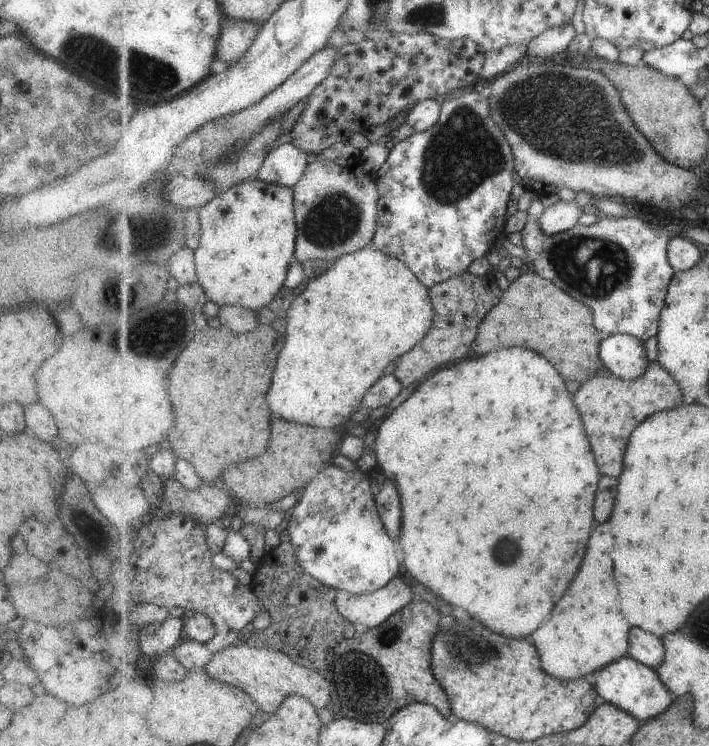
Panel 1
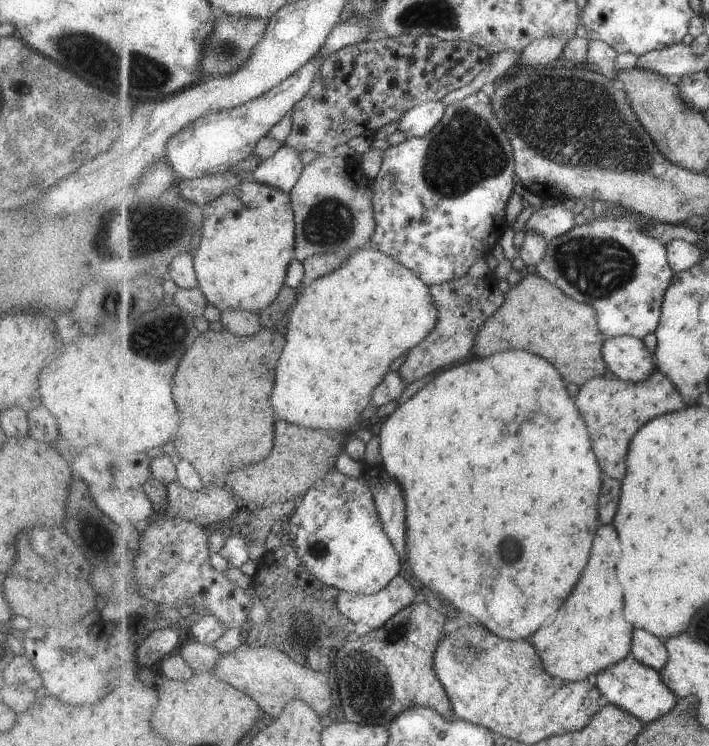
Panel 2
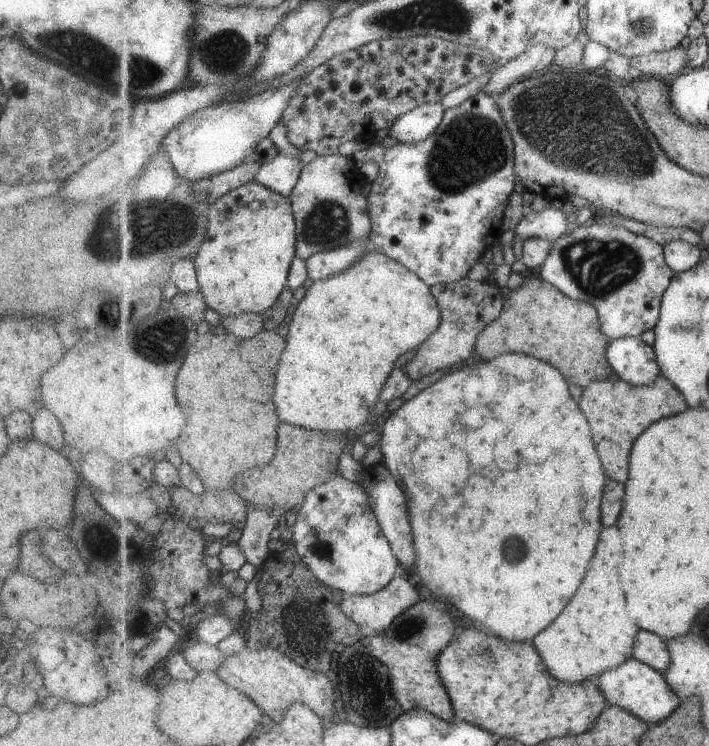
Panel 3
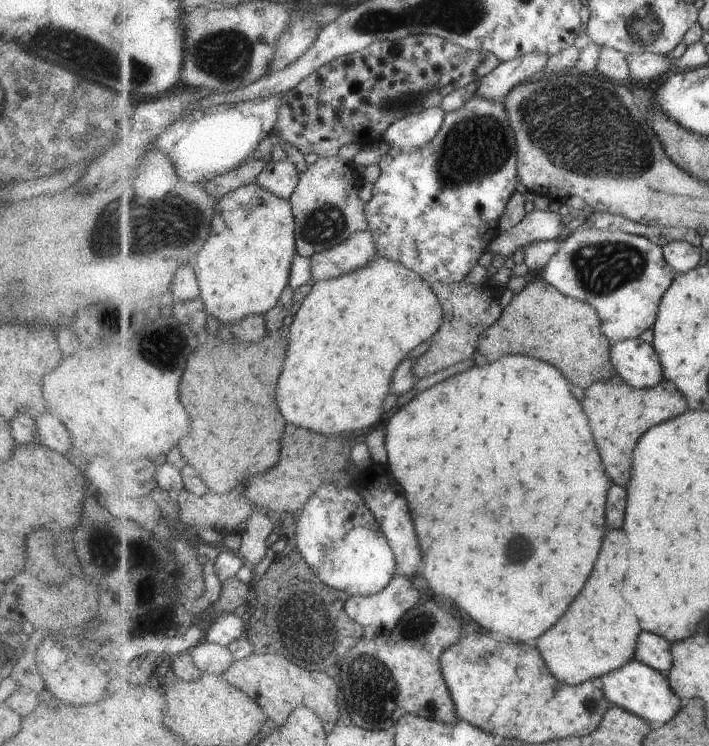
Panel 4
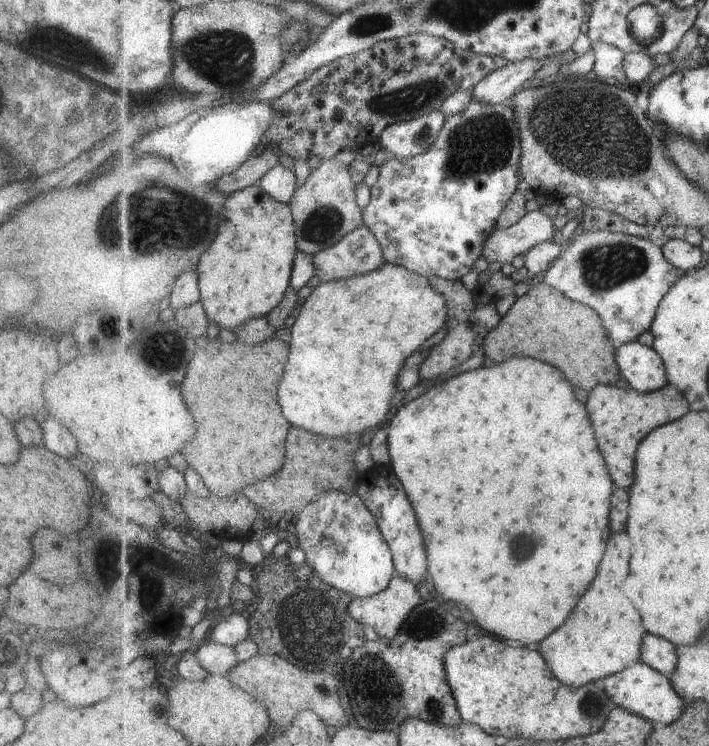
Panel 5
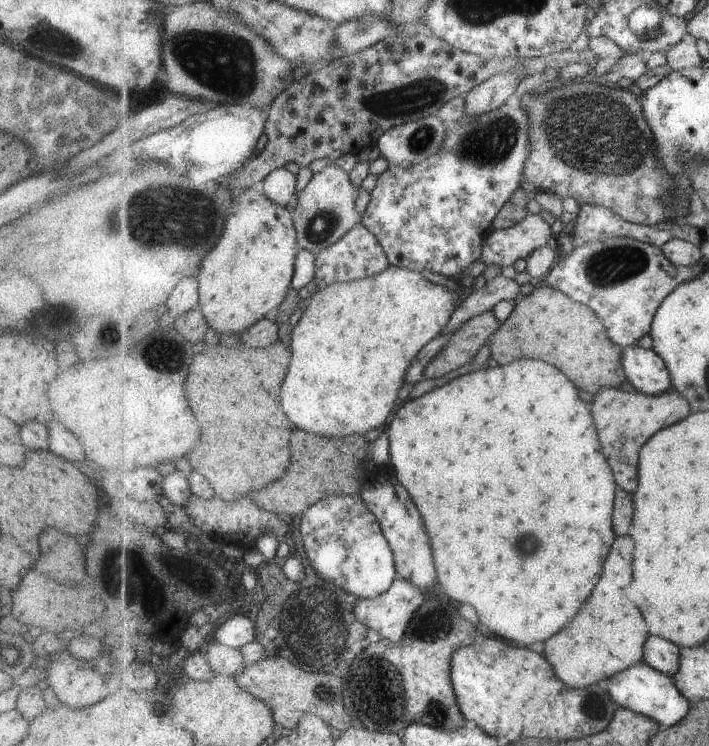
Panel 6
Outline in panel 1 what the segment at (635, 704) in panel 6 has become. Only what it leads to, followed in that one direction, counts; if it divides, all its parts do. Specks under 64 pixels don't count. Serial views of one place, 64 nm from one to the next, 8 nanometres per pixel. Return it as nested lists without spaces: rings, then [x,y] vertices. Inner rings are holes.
[[[631,656],[623,657],[601,670],[595,671],[594,676],[595,686],[602,701],[618,705],[619,708],[630,712],[643,723],[665,712],[676,698],[670,688],[667,688],[667,685],[661,680],[657,670]]]

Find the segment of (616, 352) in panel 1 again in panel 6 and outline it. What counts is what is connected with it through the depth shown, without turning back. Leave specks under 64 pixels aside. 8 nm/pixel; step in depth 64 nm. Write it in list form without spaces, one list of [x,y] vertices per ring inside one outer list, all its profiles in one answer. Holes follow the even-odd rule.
[[[625,347],[622,363],[629,382],[643,394],[663,394],[674,386],[666,361],[653,348]]]

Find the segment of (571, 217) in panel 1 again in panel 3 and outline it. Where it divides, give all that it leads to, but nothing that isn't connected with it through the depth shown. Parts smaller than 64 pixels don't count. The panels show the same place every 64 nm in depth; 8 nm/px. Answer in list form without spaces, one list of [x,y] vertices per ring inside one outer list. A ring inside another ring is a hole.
[[[547,206],[540,212],[531,211],[513,230],[514,236],[523,242],[531,238],[543,238],[553,243],[573,228],[567,216],[568,207],[553,210]]]

